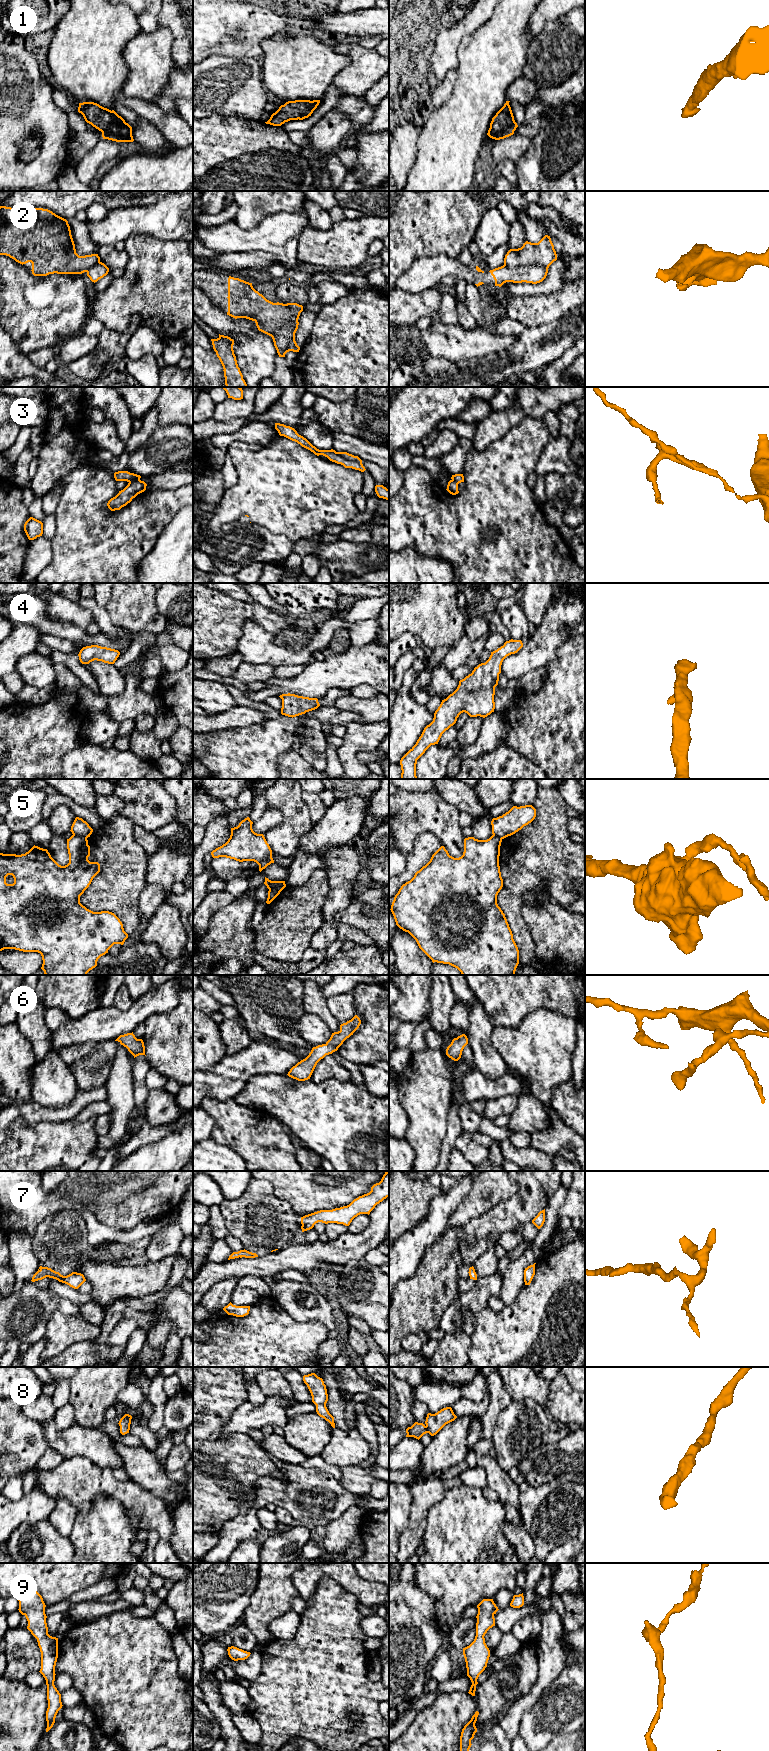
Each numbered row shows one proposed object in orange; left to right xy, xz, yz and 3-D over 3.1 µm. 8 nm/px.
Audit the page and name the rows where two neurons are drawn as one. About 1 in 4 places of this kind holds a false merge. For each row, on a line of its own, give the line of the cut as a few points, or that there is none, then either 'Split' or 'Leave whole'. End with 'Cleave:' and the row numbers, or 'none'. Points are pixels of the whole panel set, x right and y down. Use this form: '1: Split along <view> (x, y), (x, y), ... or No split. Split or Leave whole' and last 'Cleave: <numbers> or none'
1: No split. Leave whole
2: Split along xz (289, 326), (293, 330), (293, 338), (284, 353). Split
3: Split along xz (336, 452), (347, 459), (361, 462). Split
4: No split. Leave whole
5: Split along xz (284, 883), (278, 883), (269, 889). Split
6: No split. Leave whole
7: No split. Leave whole
8: No split. Leave whole
9: No split. Leave whole
Cleave: 2, 3, 5

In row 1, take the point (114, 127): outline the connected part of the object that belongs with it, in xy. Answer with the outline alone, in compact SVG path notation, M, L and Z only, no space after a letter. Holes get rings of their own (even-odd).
M94 102L79 103L78 112L85 121L102 132L103 139L116 142L133 142L132 127L114 110Z

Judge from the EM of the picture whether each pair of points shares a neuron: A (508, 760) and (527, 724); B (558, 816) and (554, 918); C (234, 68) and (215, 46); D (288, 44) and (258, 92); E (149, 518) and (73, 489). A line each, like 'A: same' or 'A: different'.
A: different
B: different
C: different
D: different
E: same

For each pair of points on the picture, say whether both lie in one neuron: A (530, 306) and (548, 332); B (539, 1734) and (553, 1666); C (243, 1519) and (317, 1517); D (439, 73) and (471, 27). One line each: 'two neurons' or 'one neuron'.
A: two neurons
B: two neurons
C: one neuron
D: one neuron

